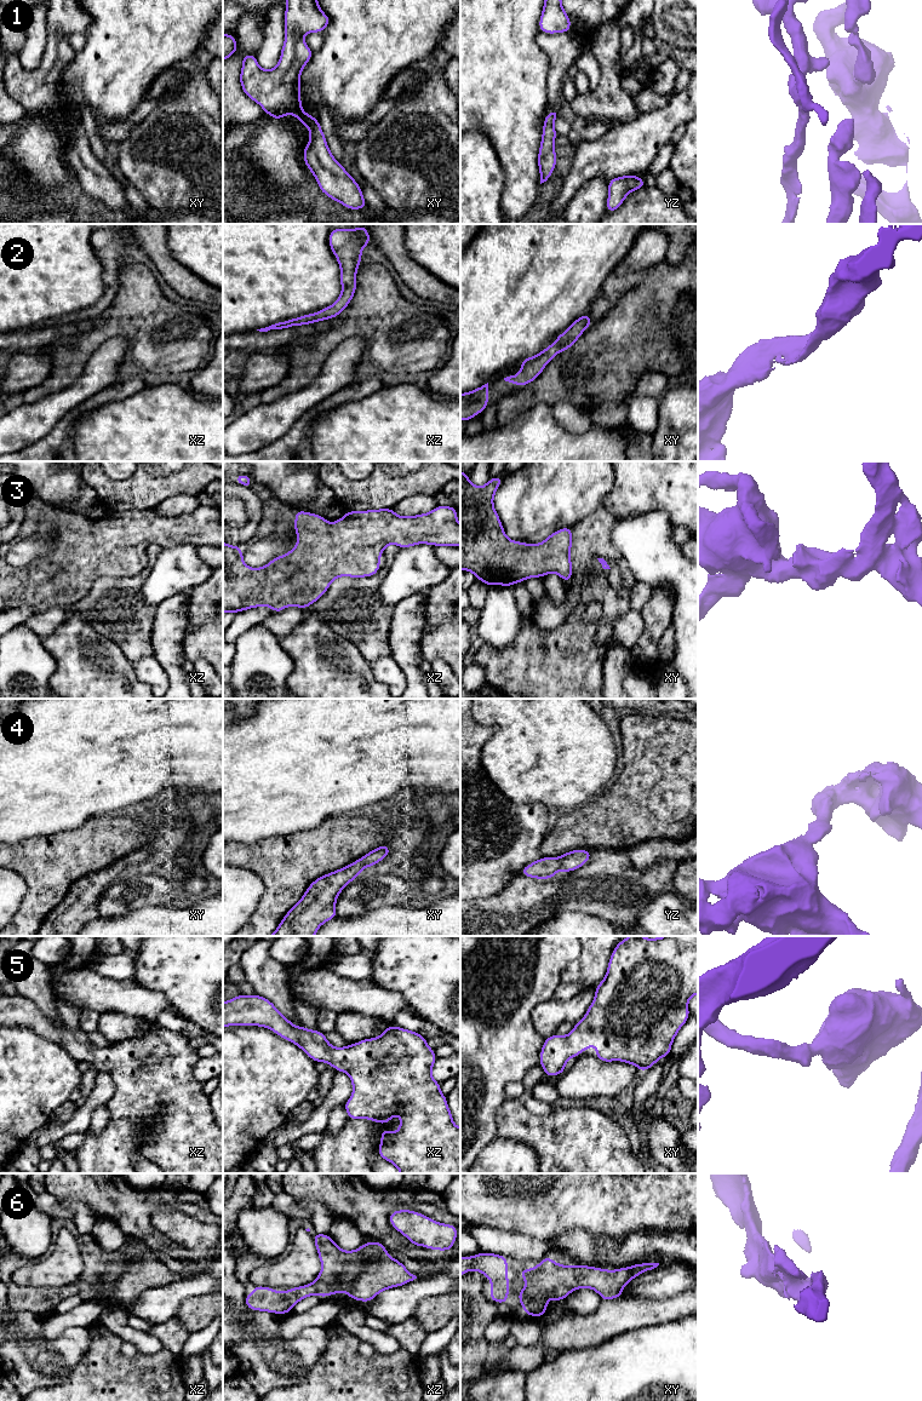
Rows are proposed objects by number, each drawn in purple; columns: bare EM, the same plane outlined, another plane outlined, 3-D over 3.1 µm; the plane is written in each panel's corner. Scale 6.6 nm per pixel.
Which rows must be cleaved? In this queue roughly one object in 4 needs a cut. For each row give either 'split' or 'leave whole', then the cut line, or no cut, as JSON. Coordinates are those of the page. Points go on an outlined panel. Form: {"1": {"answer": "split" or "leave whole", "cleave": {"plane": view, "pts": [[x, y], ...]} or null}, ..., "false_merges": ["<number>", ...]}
{"1": {"answer": "leave whole", "cleave": null}, "2": {"answer": "leave whole", "cleave": null}, "3": {"answer": "leave whole", "cleave": null}, "4": {"answer": "split", "cleave": {"plane": "yz", "pts": [[557, 857], [562, 868]]}}, "5": {"answer": "leave whole", "cleave": null}, "6": {"answer": "leave whole", "cleave": null}, "false_merges": ["4"]}

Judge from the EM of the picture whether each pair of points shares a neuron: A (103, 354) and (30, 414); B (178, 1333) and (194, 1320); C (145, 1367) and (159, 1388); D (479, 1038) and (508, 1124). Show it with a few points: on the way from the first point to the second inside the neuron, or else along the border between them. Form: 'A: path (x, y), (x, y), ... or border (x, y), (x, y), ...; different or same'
A: path (95, 374), (73, 396), (51, 409); same
B: border (173, 1318), (189, 1333); different
C: path (145, 1372), (154, 1383); same
D: border (508, 1098), (496, 1112), (496, 1131); different

